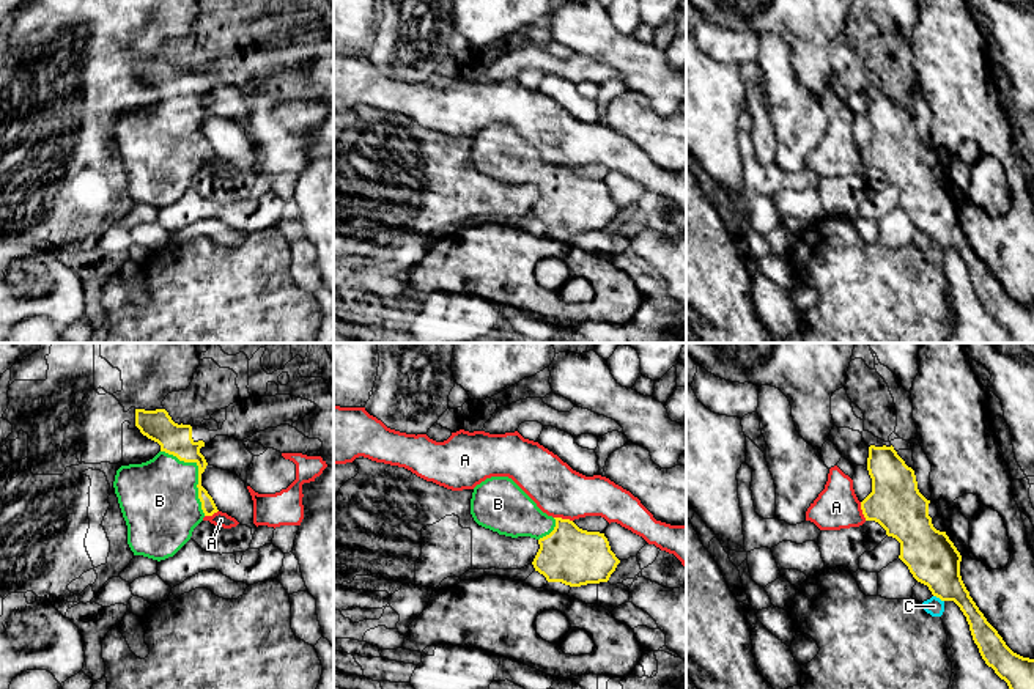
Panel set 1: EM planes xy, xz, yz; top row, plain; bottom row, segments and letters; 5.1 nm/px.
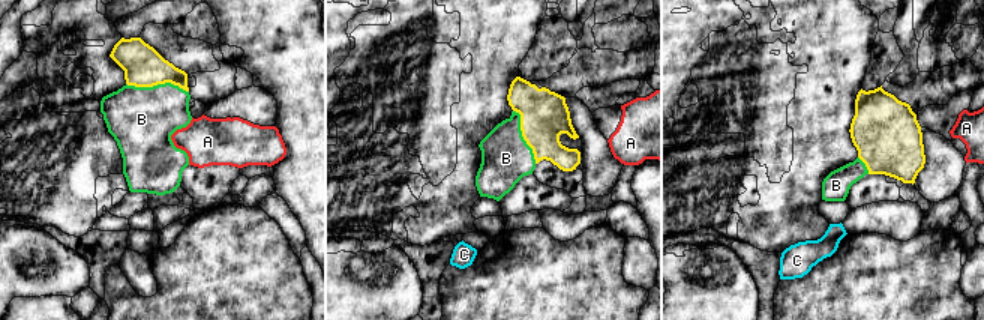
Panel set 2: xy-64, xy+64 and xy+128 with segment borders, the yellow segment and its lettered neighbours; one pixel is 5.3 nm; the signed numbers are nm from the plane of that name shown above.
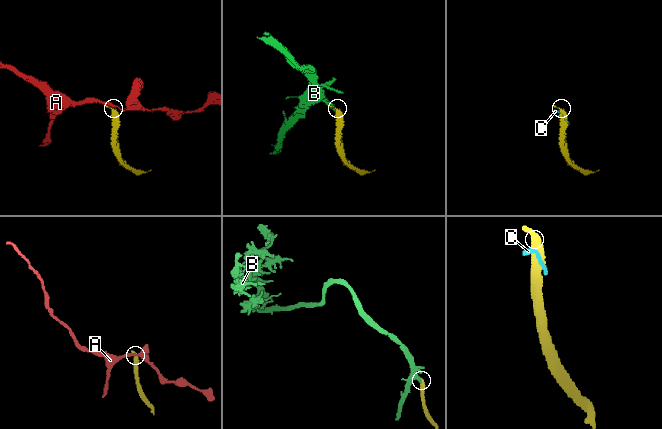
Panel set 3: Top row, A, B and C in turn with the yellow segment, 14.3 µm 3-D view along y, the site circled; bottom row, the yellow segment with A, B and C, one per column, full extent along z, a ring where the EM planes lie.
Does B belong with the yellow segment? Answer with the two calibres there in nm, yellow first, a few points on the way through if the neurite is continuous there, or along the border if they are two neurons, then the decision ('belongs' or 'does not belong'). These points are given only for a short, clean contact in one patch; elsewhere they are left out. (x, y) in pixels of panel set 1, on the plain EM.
160 nm thick on the yellow side, 400 nm on the other; belongs

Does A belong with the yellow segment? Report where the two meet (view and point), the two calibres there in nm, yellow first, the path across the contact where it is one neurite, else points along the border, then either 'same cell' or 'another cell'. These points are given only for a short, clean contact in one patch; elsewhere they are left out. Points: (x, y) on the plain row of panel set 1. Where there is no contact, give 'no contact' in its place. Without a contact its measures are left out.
meets yellow in xz at (564, 167); 300 nm thick on the yellow side, 260 nm on the other; border along xz (554, 164), (572, 169); another cell

